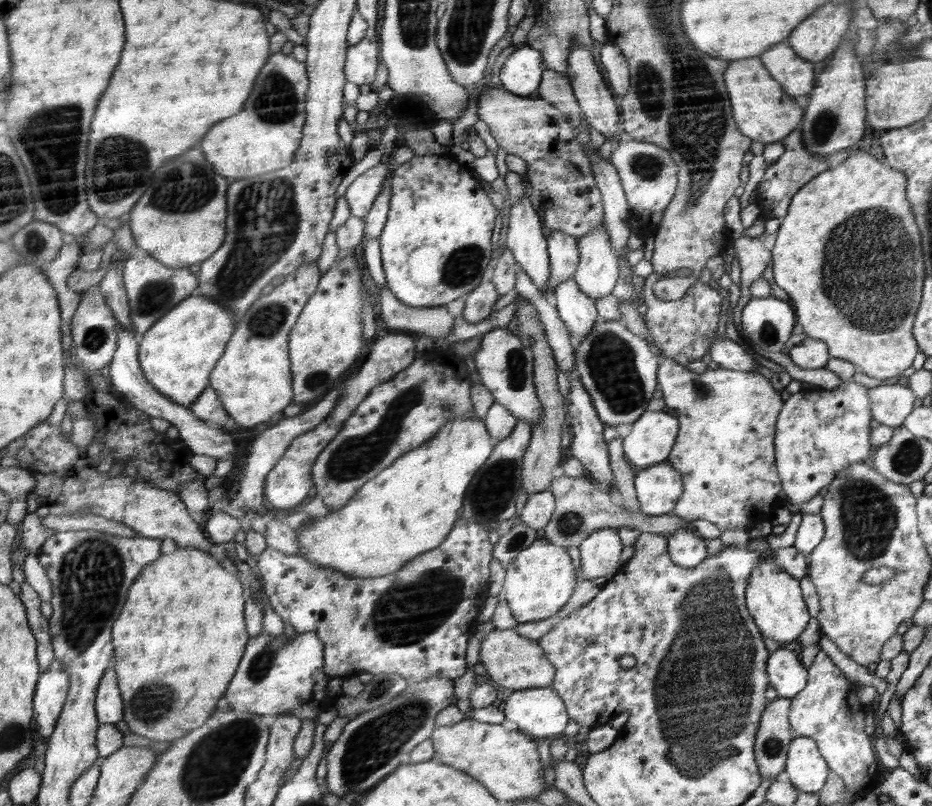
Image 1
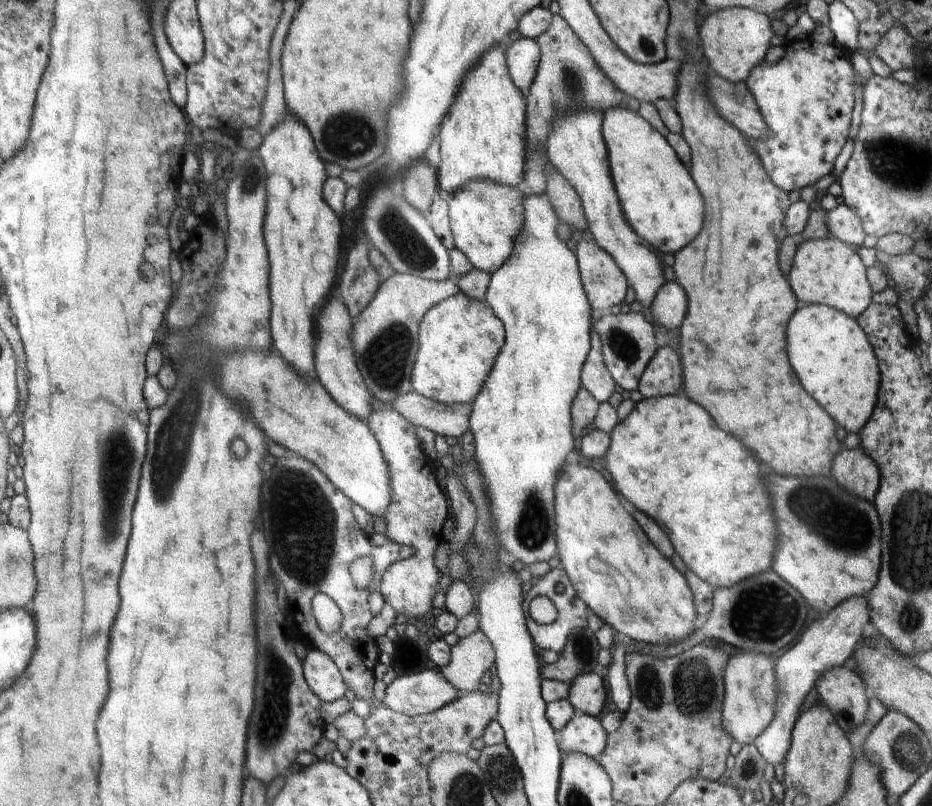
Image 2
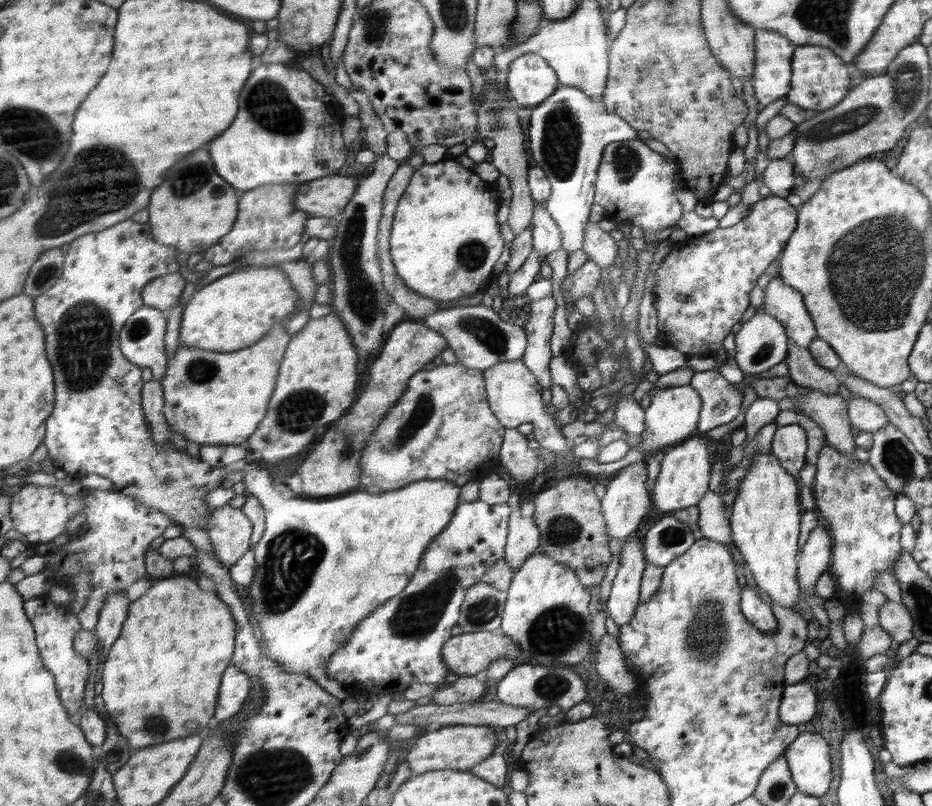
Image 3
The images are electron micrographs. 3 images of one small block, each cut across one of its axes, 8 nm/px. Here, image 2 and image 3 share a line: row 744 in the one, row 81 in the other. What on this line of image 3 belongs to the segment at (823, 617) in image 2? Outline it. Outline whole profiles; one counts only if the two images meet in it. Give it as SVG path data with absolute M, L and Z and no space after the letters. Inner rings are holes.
M756 30L757 57L754 65L754 96L768 106L792 89L792 60L796 46L778 31Z

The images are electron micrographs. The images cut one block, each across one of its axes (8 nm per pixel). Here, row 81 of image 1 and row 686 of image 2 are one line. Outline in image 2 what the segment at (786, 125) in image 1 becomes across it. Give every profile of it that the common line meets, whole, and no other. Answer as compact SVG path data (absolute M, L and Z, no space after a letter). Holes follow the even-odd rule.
M738 652L730 658L730 666L724 675L725 696L721 709L721 726L740 746L753 745L759 736L773 721L775 700L777 699L777 680L774 668L777 658L758 654L758 652Z

